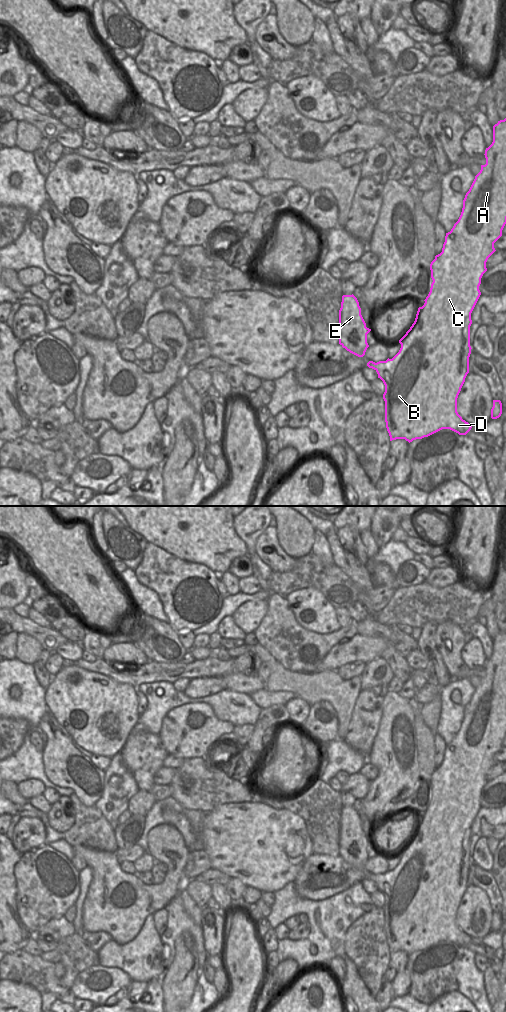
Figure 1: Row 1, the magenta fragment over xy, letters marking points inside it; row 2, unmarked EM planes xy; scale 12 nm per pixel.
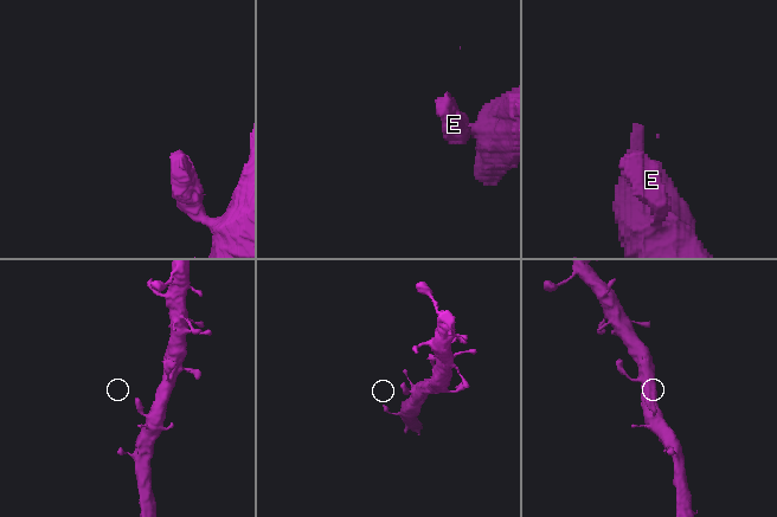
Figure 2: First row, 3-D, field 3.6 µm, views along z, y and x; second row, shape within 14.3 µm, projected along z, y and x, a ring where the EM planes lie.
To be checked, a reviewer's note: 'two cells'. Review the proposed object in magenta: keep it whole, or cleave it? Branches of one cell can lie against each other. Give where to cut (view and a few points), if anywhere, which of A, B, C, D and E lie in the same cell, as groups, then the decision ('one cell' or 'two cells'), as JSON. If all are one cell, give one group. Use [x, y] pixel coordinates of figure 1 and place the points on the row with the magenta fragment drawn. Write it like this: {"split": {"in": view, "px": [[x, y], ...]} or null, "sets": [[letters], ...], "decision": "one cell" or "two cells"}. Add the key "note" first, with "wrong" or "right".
{"note": "wrong", "split": null, "sets": [["A", "B", "C", "D", "E"]], "decision": "one cell"}

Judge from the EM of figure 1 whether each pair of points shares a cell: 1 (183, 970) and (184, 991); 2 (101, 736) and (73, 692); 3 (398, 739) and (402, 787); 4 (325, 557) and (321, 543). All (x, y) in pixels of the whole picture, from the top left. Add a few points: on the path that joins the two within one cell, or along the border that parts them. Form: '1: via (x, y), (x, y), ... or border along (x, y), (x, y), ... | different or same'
1: via (183, 975), (183, 986) | same
2: via (97, 725), (95, 714), (84, 703) | same
3: via (398, 751), (398, 775) | same
4: via (324, 554), (321, 546) | same

